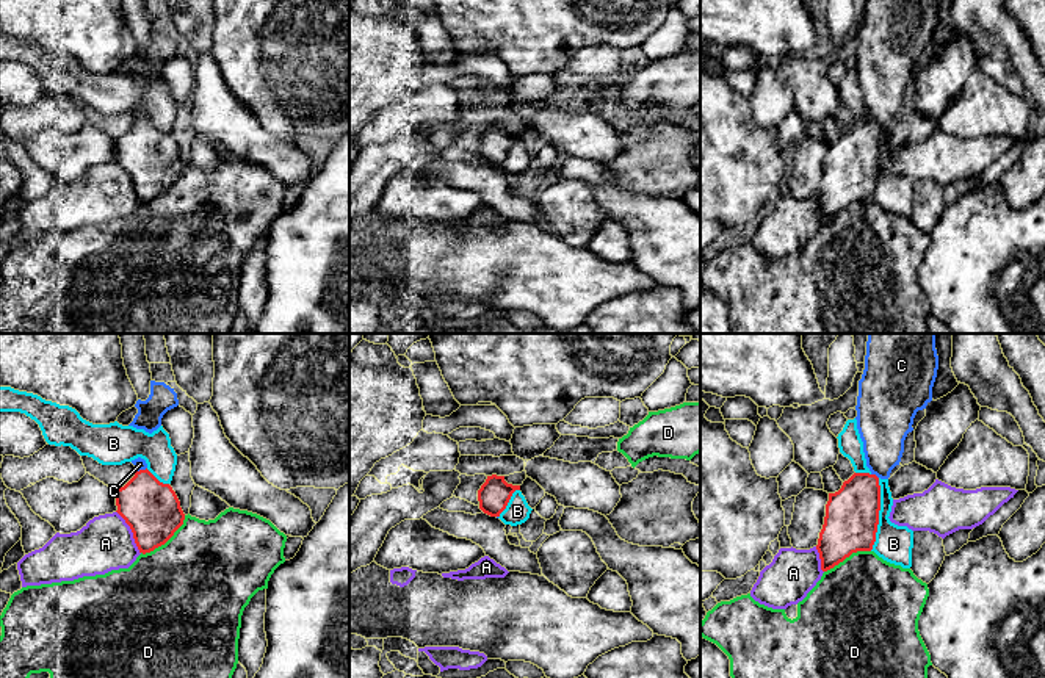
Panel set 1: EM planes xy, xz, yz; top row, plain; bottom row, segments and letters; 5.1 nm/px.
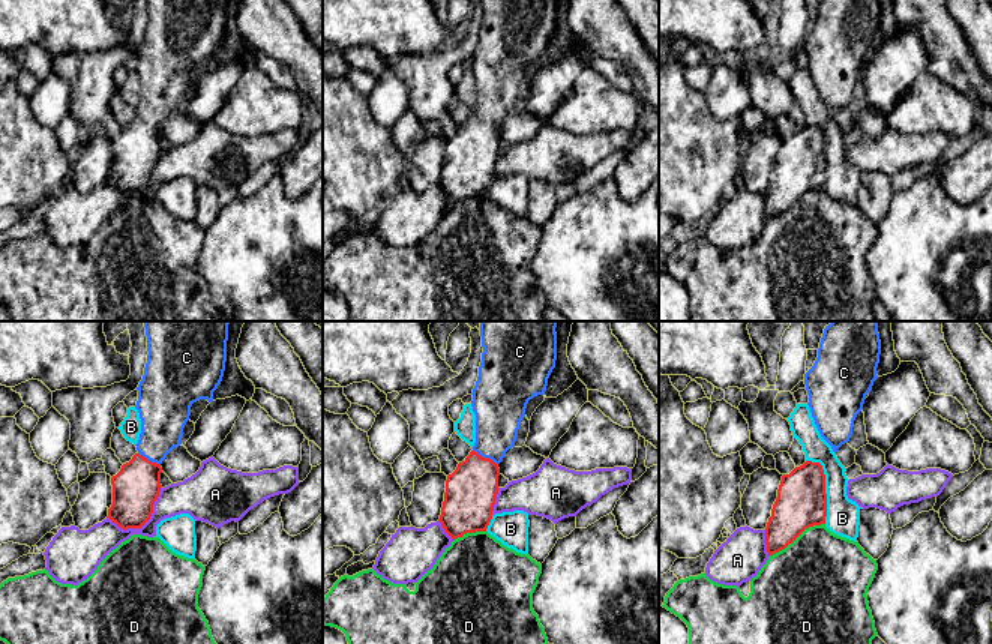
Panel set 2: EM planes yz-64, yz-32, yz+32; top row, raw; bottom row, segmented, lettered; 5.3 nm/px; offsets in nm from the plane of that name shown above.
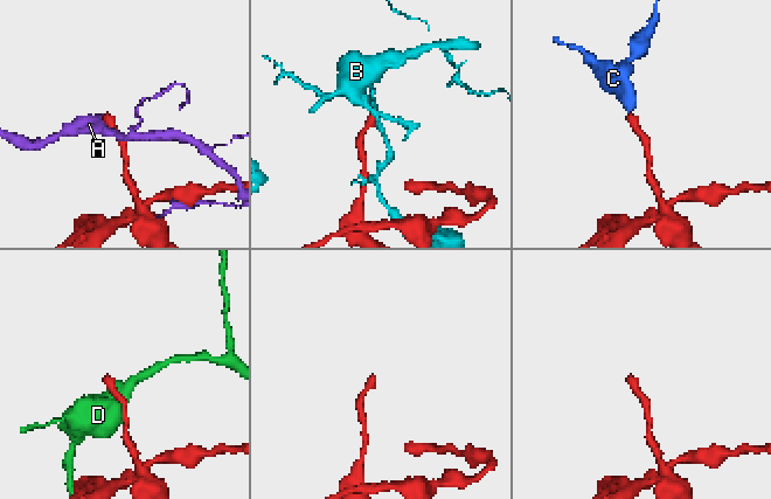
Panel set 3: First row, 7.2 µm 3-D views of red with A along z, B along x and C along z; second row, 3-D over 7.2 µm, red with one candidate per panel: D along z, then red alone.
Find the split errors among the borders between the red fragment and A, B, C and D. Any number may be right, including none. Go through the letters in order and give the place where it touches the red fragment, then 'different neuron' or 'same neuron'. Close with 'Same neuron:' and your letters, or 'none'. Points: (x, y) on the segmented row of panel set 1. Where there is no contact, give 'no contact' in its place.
A: contact xy (132, 531); different neuron
B: contact yz (878, 514); different neuron
C: contact yz (875, 475); same neuron
D: contact xy (166, 540); different neuron
Same neuron: C

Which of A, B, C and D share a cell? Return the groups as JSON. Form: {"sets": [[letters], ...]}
{"sets": [["A"], ["B"], ["C"], ["D"]]}

